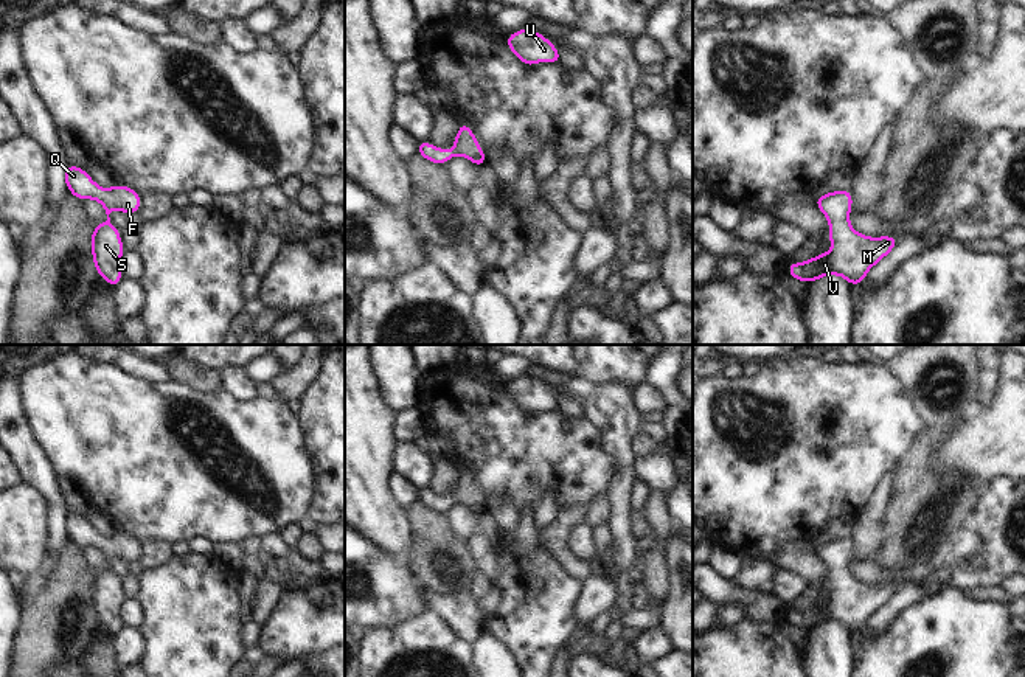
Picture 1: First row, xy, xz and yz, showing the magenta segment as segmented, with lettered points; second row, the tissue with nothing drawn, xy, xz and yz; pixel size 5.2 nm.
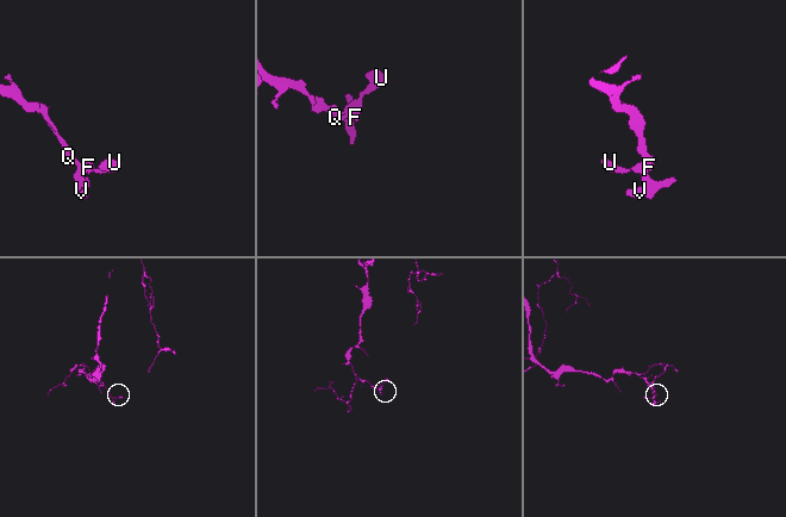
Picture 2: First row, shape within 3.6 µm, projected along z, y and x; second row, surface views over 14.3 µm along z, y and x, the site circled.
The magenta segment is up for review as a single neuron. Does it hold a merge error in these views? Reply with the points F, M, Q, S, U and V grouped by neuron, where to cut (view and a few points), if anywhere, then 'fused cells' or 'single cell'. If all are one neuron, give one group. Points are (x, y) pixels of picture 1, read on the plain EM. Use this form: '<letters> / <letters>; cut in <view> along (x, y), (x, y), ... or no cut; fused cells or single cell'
F M Q S U V; no cut; single cell

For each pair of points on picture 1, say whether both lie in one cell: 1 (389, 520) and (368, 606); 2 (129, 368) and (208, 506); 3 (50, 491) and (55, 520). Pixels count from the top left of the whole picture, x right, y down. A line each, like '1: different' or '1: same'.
1: different
2: different
3: same

